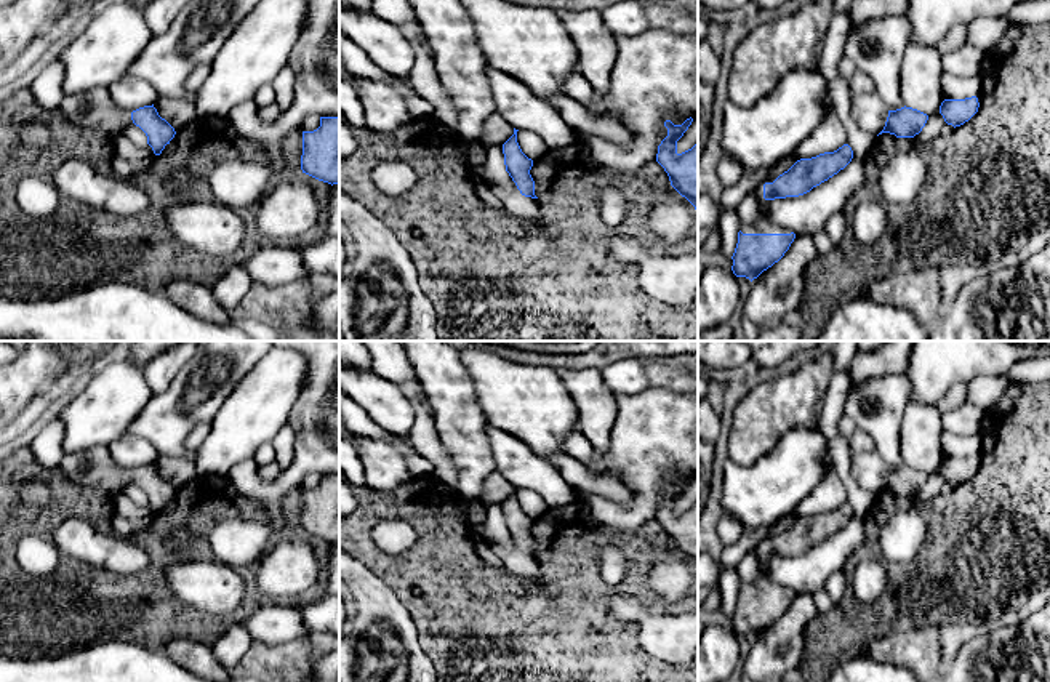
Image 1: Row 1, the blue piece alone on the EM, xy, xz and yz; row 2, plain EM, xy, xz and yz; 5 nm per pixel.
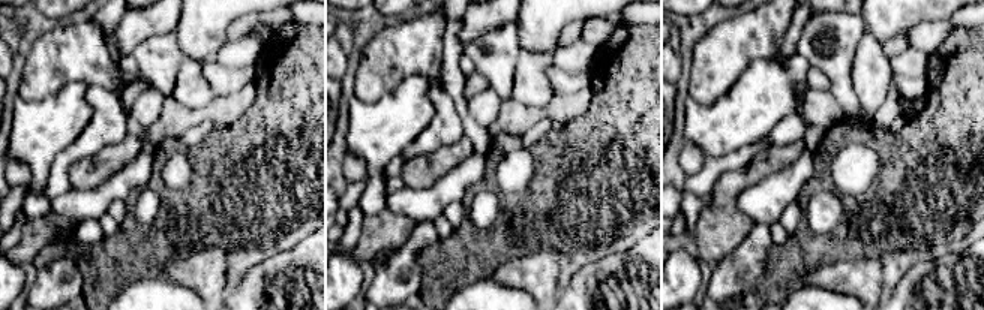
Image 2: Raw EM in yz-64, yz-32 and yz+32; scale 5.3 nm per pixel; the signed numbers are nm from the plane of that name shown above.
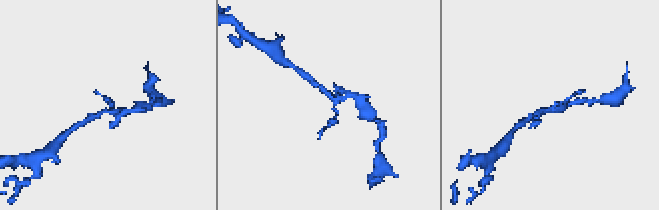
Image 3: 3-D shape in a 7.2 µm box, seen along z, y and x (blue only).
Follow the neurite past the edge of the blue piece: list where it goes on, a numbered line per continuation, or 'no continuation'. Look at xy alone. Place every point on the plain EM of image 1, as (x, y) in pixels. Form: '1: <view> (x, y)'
1: xy (93, 468)

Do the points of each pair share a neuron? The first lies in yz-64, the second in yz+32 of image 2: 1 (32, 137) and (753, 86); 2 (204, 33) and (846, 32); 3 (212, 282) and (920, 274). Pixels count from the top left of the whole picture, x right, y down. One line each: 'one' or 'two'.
1: one
2: two
3: two

